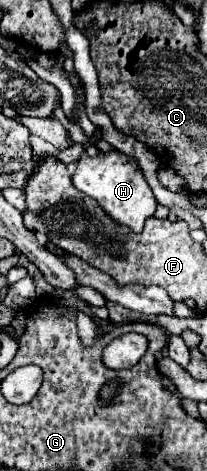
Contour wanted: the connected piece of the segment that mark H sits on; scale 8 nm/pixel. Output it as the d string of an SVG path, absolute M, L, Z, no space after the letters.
M117 150L107 152L107 154L97 154L97 156L81 156L77 162L77 170L73 174L73 184L87 196L99 202L99 206L119 224L129 226L133 232L141 232L143 224L147 218L153 216L157 208L157 200L143 178L139 164L133 156L121 154Z

